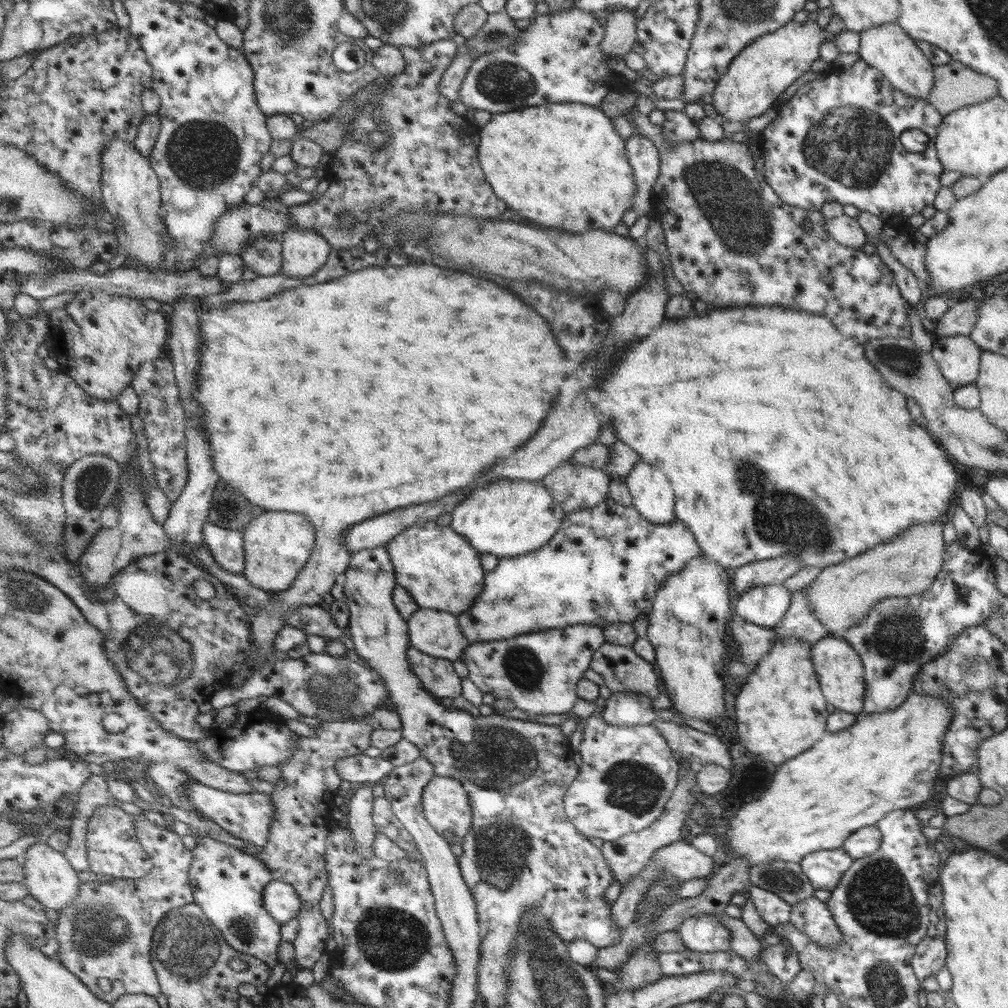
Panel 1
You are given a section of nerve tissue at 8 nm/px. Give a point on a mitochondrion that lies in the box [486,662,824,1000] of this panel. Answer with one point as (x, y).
(634, 788)

